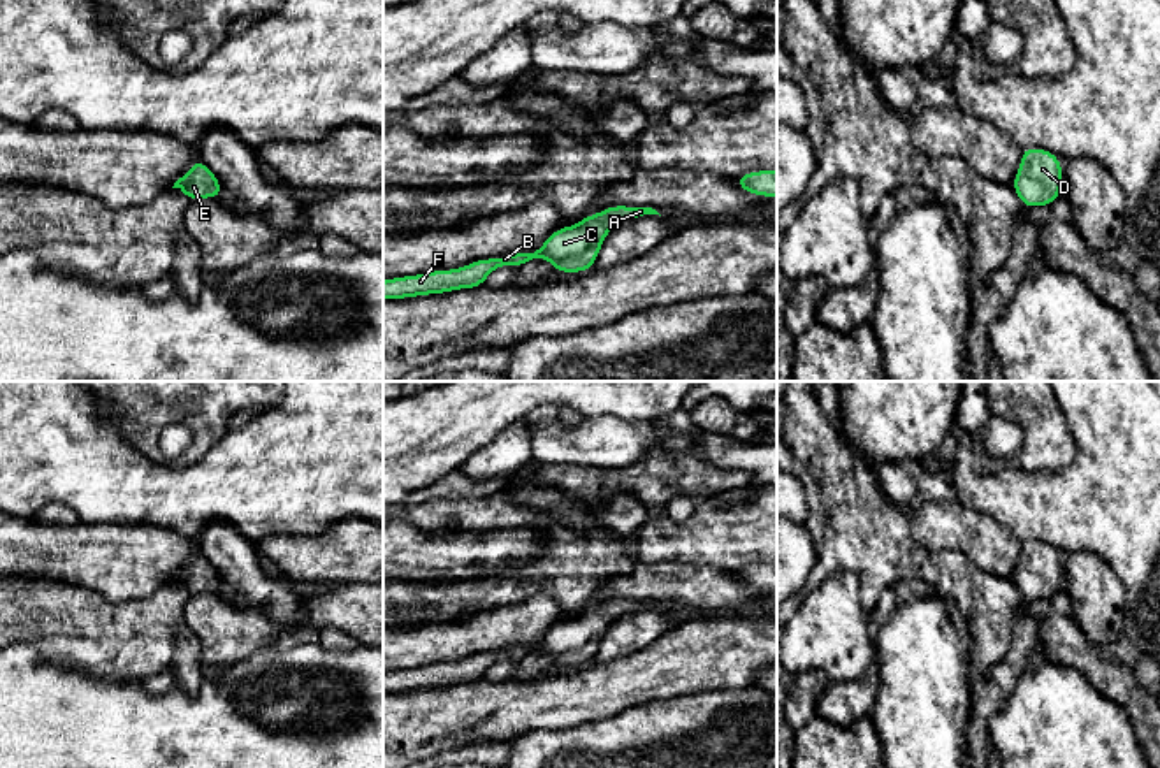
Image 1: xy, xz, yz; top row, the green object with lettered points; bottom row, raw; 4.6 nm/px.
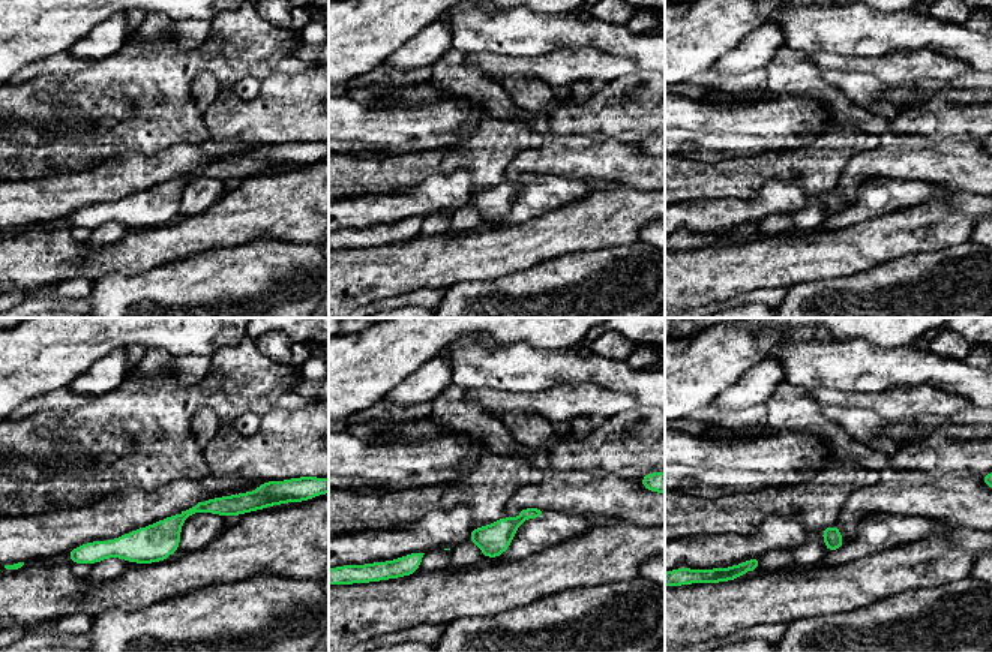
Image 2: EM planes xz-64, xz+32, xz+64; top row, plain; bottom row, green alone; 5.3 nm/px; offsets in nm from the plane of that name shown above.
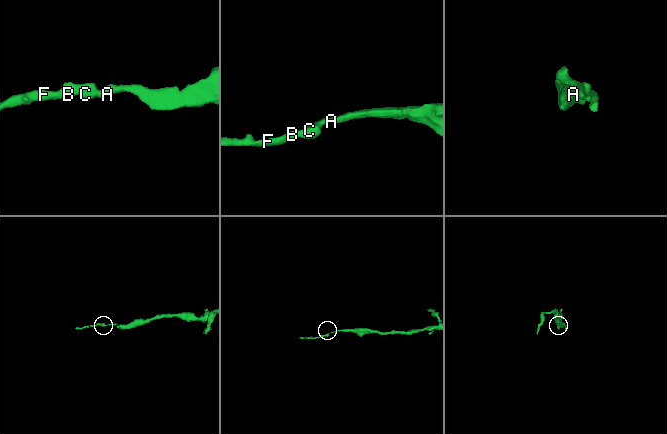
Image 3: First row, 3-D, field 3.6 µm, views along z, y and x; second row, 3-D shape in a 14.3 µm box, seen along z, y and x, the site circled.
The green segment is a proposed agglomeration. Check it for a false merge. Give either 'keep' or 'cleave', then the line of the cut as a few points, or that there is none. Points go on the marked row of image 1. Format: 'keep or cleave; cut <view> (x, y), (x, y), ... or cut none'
keep; cut none

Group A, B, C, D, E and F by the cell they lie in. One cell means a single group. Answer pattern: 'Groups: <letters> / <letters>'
Groups: A B C D E F

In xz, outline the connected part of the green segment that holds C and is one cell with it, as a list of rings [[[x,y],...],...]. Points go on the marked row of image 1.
[[[612,206],[599,214],[587,214],[573,227],[561,227],[536,251],[517,251],[497,258],[483,258],[460,269],[432,271],[383,281],[383,299],[445,293],[482,286],[487,276],[504,265],[520,267],[547,258],[557,272],[591,271],[606,234],[619,223],[643,214],[659,214],[652,207]]]

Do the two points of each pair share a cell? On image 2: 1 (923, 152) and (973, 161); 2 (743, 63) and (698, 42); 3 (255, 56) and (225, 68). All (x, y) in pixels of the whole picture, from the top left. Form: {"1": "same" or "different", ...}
{"1": "same", "2": "different", "3": "same"}

